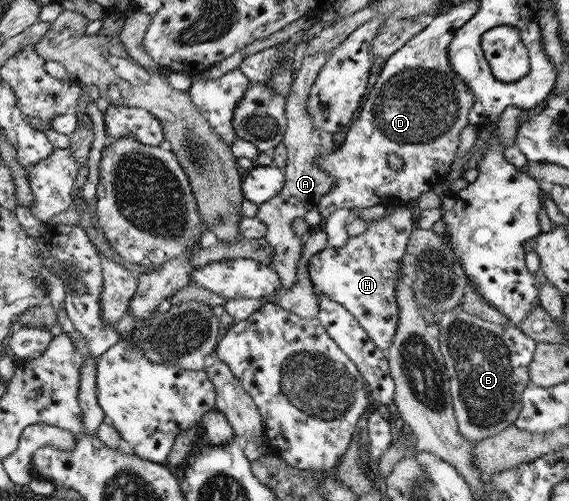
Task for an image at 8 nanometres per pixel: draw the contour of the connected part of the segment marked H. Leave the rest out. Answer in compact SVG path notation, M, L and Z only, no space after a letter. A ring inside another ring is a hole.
M415 202L391 207L392 211L384 215L384 219L370 221L364 233L349 237L342 248L326 246L312 256L307 269L315 296L326 293L344 306L382 351L390 347L398 326L400 309L396 301L396 282L400 278L406 244L416 229L418 212Z

